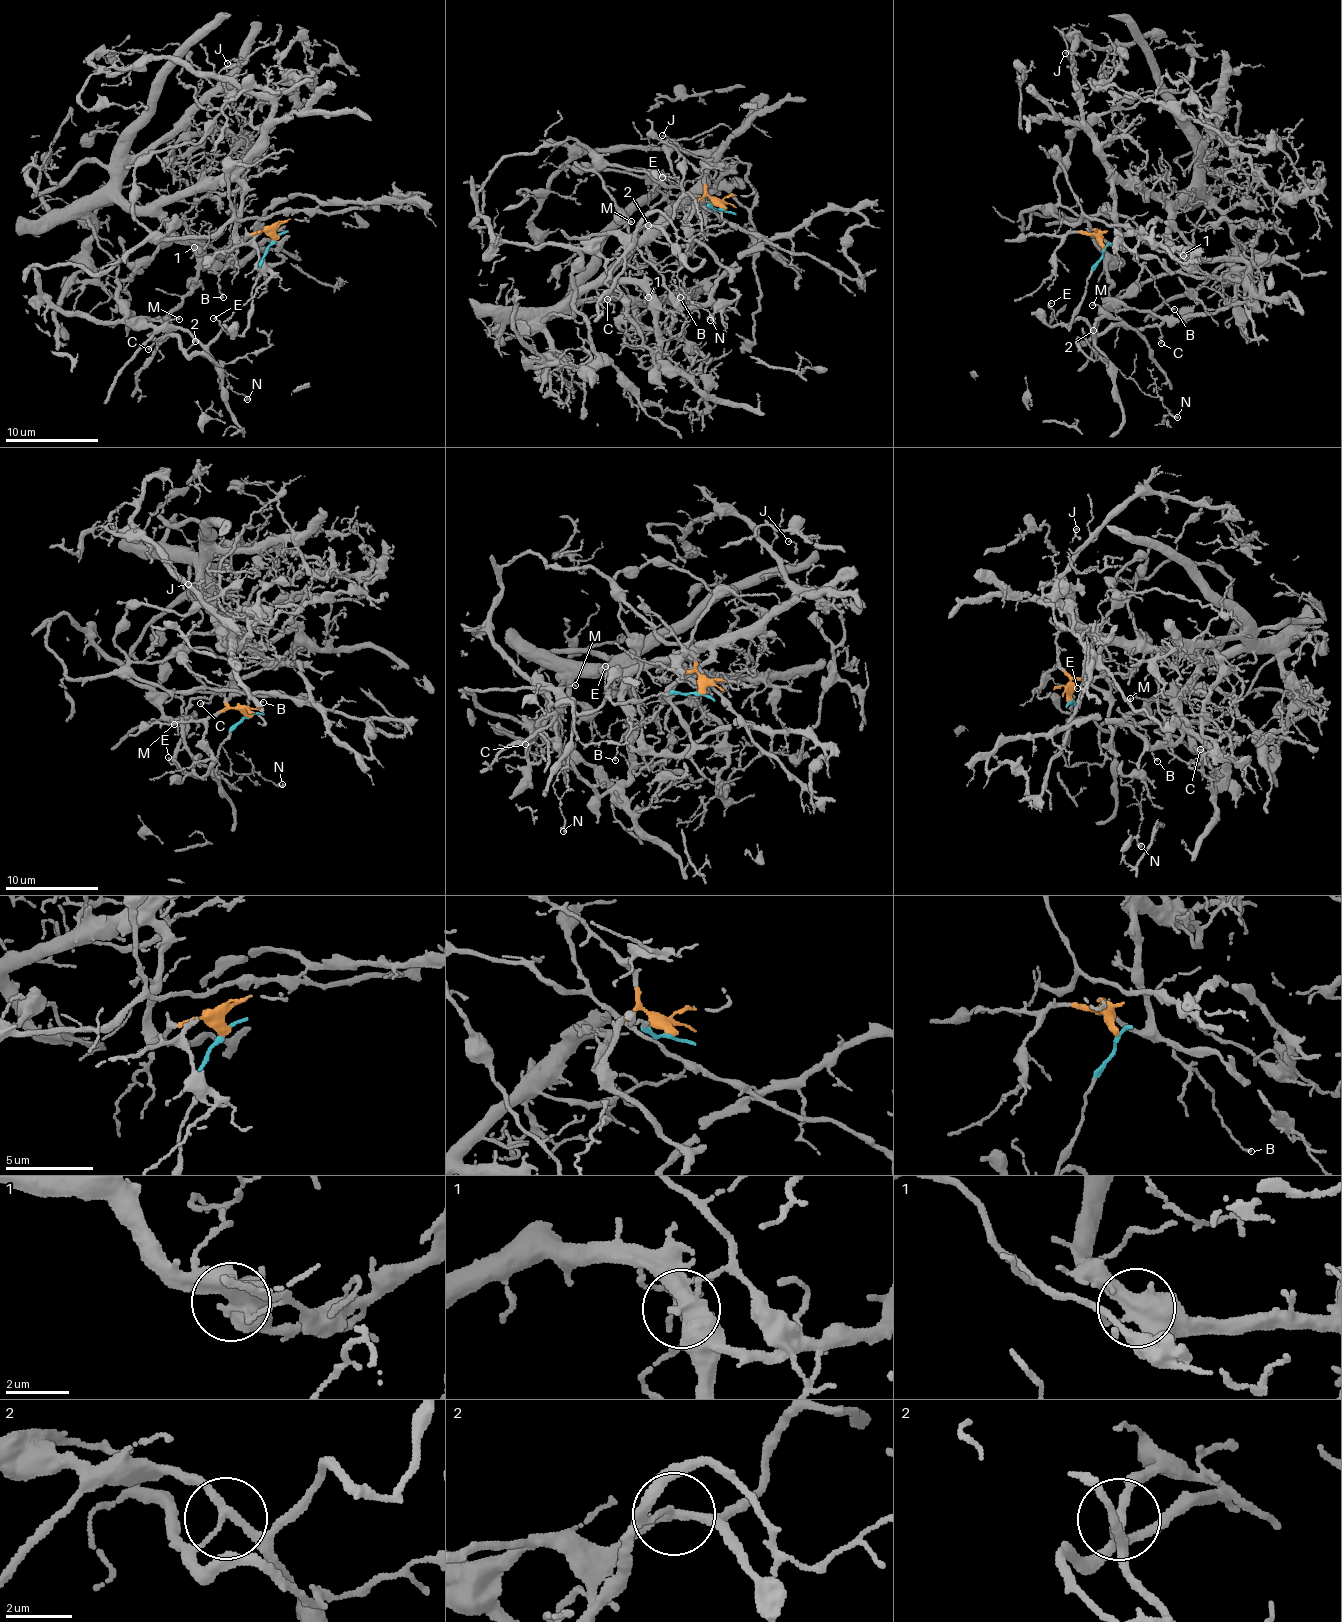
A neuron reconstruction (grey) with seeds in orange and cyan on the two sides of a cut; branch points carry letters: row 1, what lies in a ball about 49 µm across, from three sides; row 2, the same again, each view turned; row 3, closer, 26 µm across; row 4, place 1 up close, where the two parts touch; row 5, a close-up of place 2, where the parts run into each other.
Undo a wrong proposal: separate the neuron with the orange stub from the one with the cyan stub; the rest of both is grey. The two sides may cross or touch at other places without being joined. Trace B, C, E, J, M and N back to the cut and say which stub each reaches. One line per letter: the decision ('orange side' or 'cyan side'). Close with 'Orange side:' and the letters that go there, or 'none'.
B: orange side
C: orange side
E: cyan side
J: orange side
M: cyan side
N: cyan side
Orange side: B, C, J

